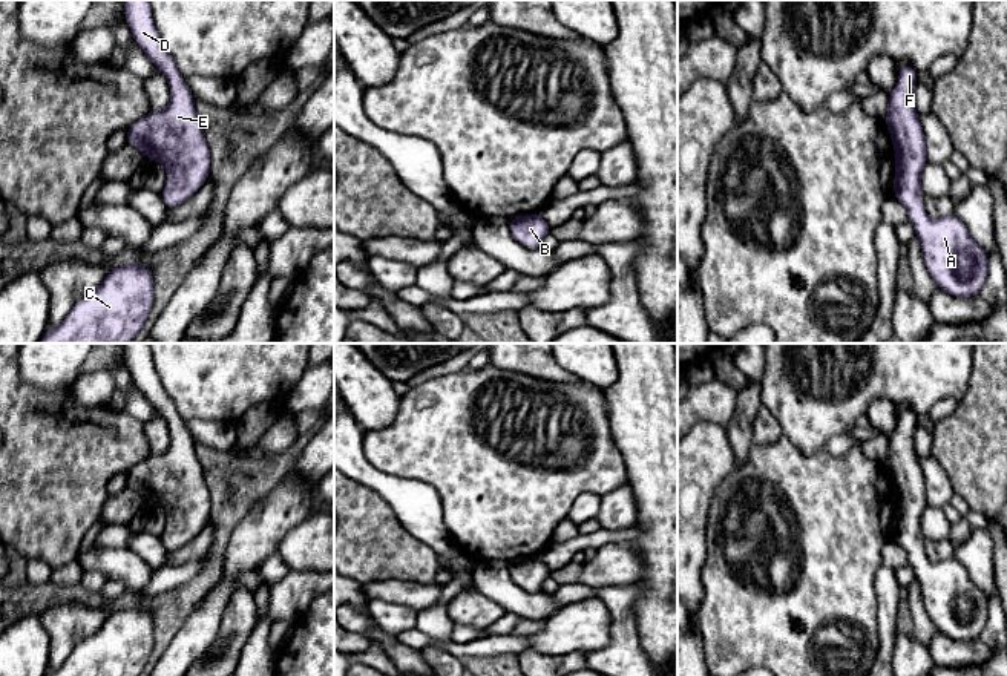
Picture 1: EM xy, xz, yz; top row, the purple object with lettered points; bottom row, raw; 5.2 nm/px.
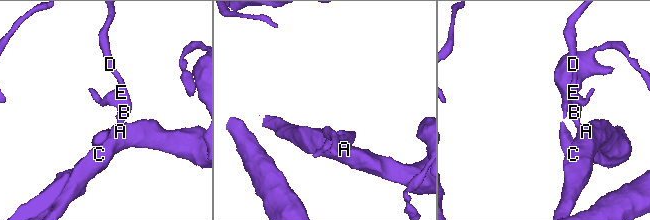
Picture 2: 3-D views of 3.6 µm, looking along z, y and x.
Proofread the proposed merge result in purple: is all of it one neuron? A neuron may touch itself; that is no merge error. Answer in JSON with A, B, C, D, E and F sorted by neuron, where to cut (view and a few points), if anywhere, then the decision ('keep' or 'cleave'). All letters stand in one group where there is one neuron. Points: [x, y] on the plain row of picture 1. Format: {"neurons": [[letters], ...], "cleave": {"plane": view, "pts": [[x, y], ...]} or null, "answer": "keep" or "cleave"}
{"neurons": [["A", "B", "C", "D", "E", "F"]], "cleave": null, "answer": "keep"}

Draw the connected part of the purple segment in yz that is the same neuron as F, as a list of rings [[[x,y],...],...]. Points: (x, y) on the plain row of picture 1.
[[[904,406],[900,411],[897,431],[889,437],[886,471],[895,492],[894,540],[907,552],[907,561],[920,582],[924,609],[935,627],[959,642],[978,639],[989,618],[989,598],[973,584],[967,570],[952,556],[932,563],[923,550],[921,515],[929,506],[926,478],[915,452],[914,434],[918,415]]]

